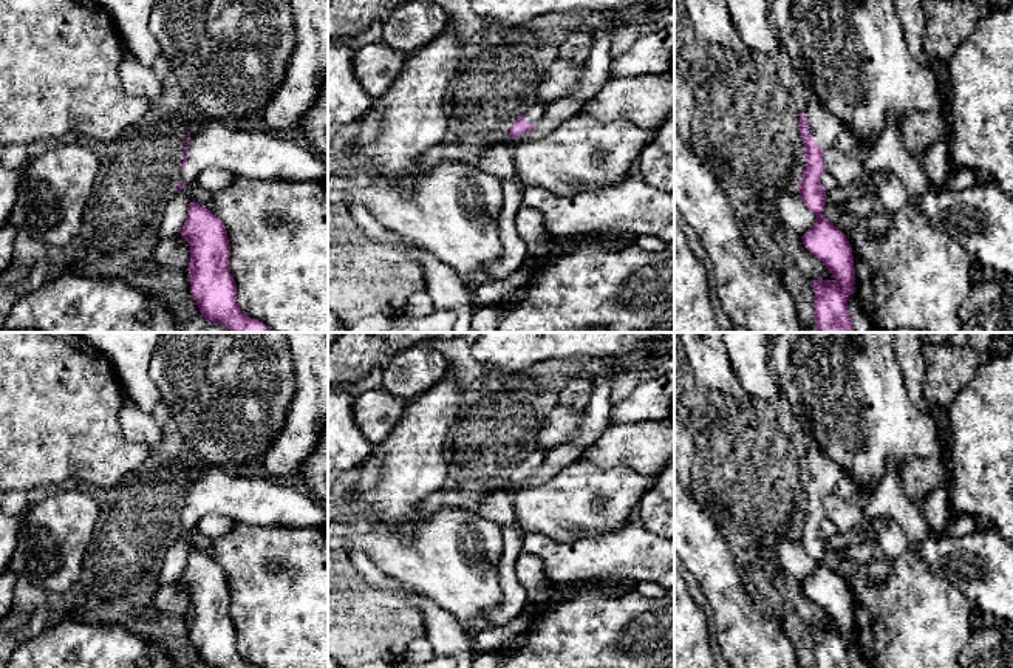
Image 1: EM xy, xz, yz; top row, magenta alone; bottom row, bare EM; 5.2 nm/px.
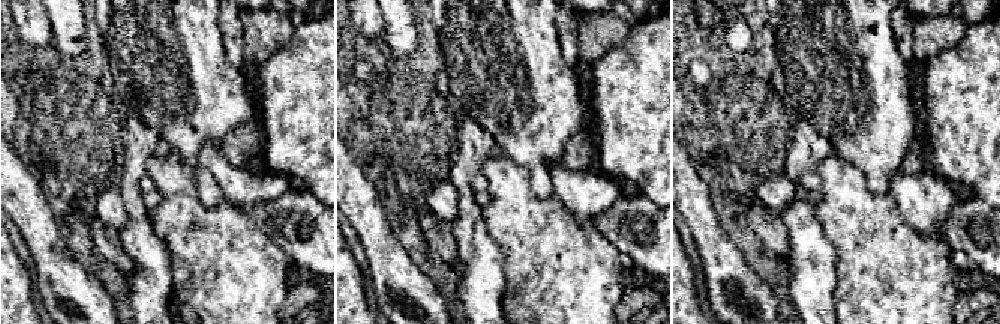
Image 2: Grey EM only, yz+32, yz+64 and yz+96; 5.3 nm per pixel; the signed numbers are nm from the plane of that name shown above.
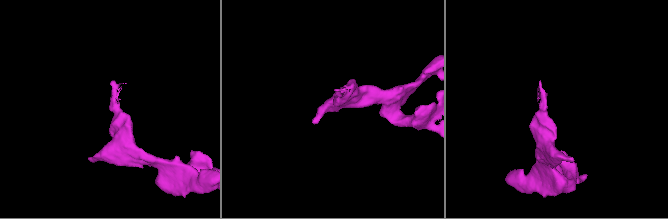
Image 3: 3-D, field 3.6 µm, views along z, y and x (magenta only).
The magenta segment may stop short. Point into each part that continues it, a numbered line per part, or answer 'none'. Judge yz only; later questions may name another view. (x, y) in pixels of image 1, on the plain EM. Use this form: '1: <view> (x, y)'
1: yz (829, 478)

